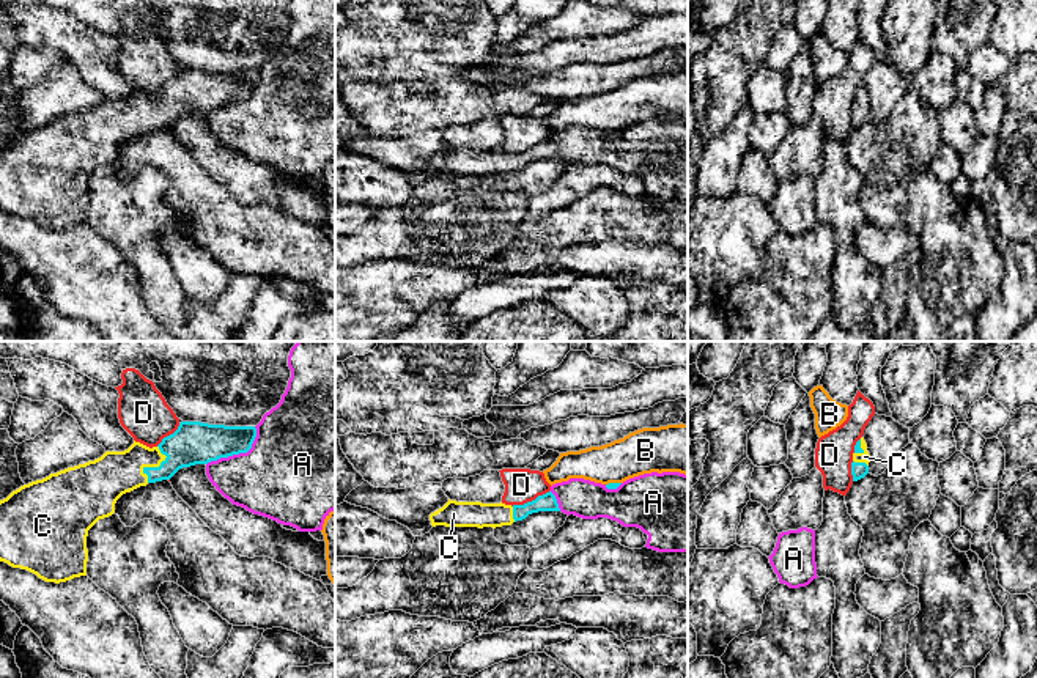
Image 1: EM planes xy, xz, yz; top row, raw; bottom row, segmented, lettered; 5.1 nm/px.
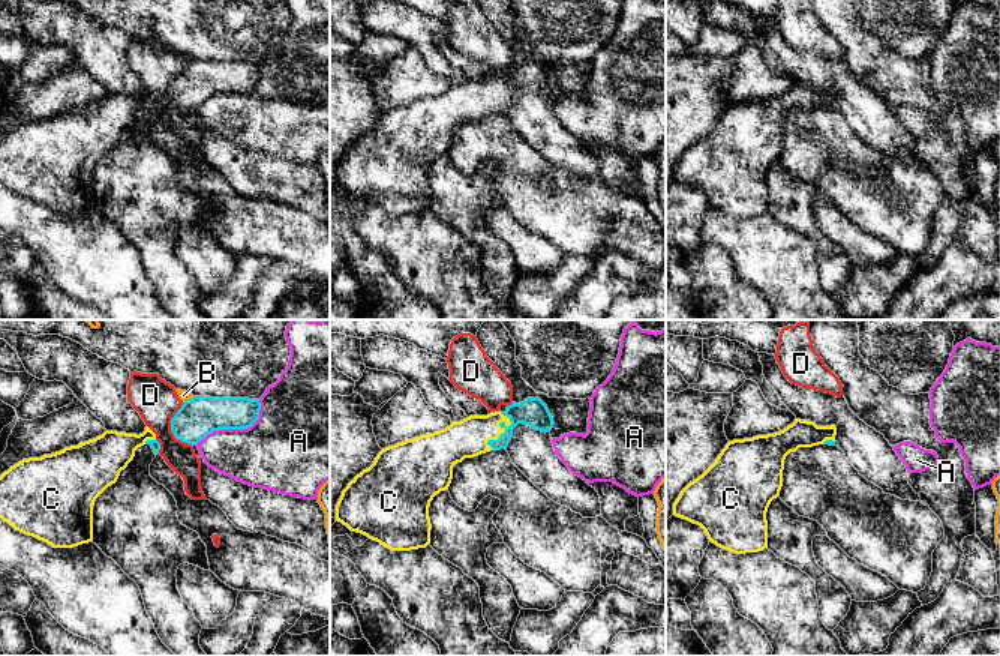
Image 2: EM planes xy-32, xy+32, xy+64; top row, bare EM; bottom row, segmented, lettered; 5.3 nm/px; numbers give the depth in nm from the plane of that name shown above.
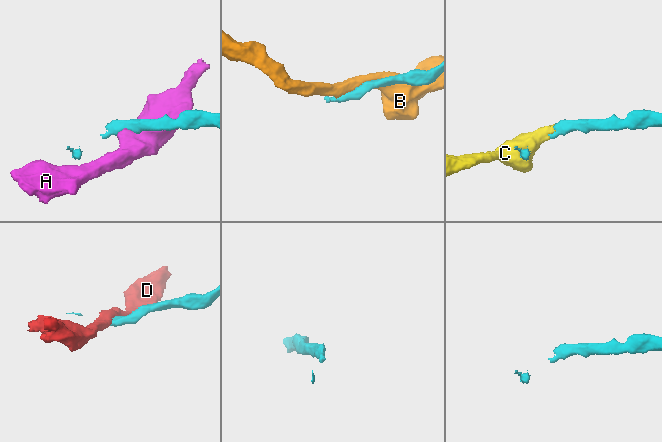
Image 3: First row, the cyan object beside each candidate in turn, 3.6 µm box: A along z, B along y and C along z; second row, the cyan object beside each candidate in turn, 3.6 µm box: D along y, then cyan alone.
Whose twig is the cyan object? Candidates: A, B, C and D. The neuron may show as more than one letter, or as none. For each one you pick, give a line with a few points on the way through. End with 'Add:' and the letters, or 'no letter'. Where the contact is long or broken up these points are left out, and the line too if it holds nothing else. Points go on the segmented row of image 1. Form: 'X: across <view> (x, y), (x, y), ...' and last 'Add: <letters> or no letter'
Add: C

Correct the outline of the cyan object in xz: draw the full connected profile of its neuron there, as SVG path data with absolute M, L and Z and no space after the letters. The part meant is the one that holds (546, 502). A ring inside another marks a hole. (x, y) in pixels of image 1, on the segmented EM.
M549 491L524 505L456 502L450 500L430 514L431 525L445 527L502 527L526 519L538 511L560 511L555 496Z

